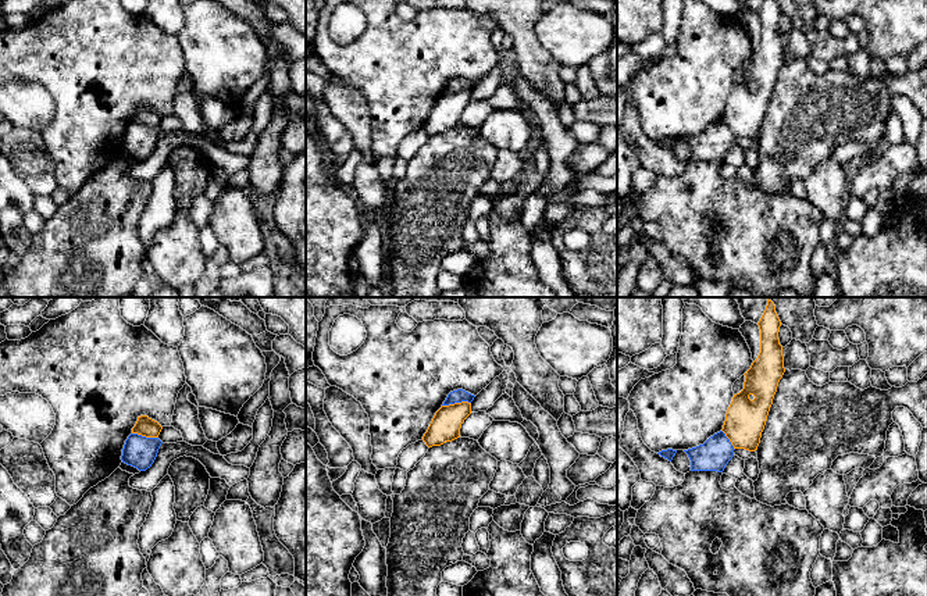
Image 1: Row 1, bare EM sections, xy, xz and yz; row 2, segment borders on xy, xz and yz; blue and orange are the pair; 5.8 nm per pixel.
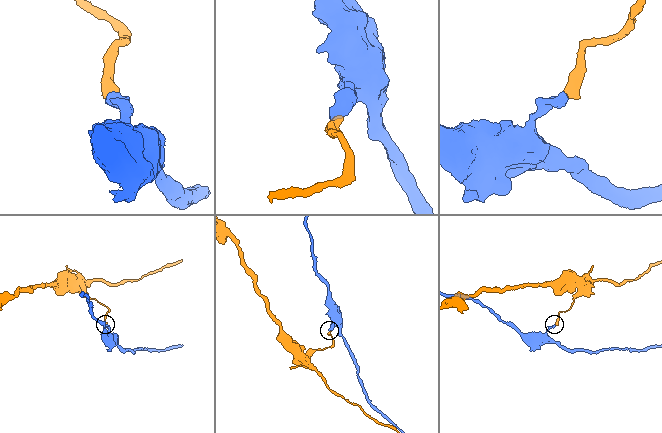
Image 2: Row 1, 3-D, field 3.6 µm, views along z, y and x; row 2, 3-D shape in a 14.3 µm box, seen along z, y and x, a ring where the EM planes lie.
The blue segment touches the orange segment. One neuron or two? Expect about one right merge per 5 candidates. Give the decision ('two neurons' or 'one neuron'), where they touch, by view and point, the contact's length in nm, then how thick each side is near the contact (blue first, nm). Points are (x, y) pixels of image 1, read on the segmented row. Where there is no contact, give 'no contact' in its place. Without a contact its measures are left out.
two neurons | xz (456, 402) | 170 nm | 80/180 nm

